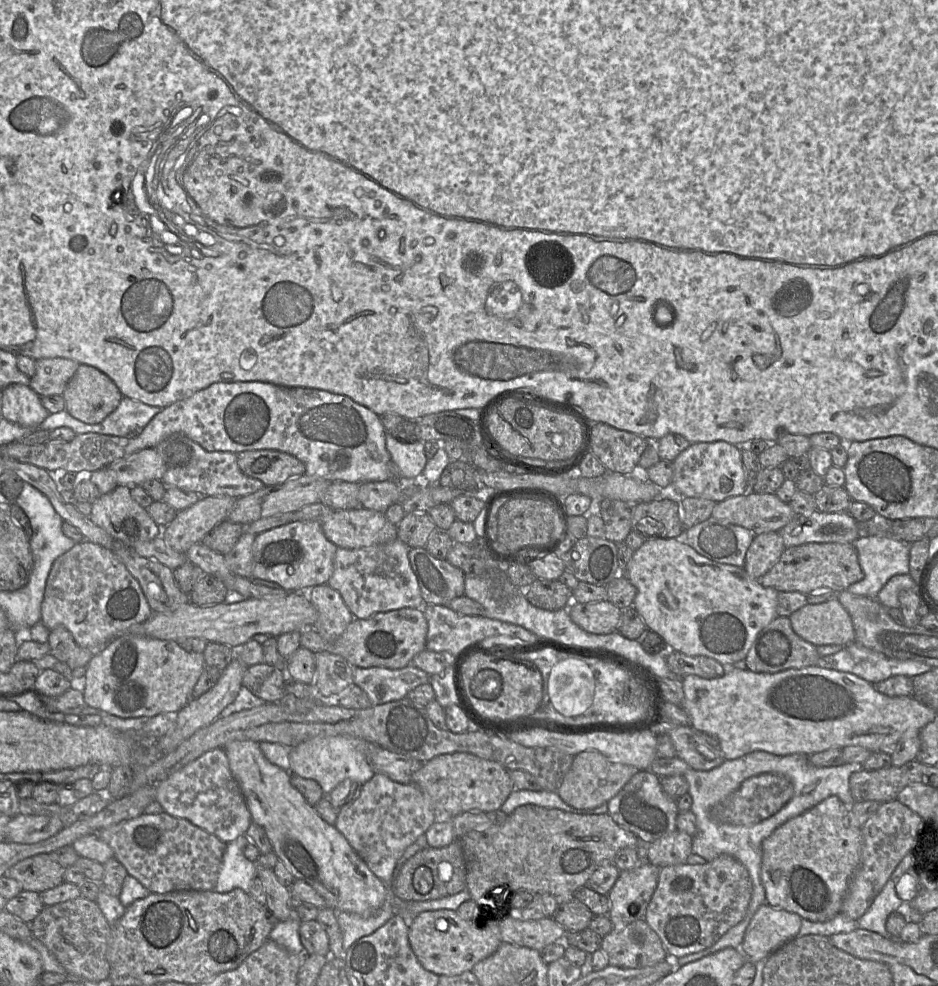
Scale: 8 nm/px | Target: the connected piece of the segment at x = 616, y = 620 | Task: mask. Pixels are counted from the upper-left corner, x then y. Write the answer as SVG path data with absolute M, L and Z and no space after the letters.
M608 600L578 603L568 607L572 621L592 634L609 634L618 631L622 610Z

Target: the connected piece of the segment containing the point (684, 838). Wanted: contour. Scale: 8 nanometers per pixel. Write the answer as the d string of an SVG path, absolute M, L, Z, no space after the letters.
M679 830L651 842L648 847L649 862L659 868L685 864L691 854L692 837Z

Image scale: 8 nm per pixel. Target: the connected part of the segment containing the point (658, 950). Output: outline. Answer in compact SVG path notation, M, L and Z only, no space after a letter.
M636 920L626 925L623 929L616 929L613 926L612 930L602 937L600 948L607 955L609 965L620 968L653 966L668 957L660 938L644 920Z

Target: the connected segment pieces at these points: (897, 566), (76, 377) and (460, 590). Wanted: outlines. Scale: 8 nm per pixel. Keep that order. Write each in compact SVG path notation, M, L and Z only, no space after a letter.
M861 534L853 546L857 551L864 578L848 587L850 593L876 599L879 591L891 577L909 574L909 544L904 541L890 535Z
M85 364L78 366L62 396L65 410L88 424L103 421L123 398L116 384L105 373Z
M411 548L409 561L426 604L445 605L454 598L464 595L465 574L460 568L450 564L447 560L434 557L425 548Z

